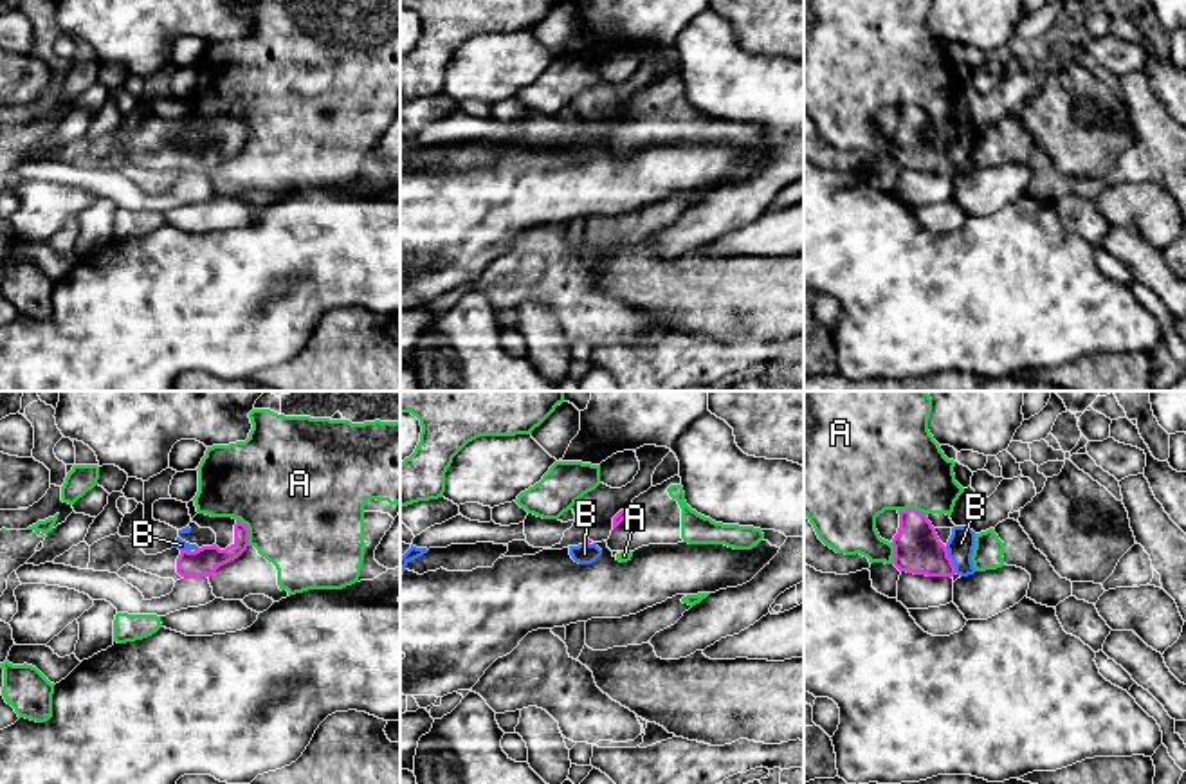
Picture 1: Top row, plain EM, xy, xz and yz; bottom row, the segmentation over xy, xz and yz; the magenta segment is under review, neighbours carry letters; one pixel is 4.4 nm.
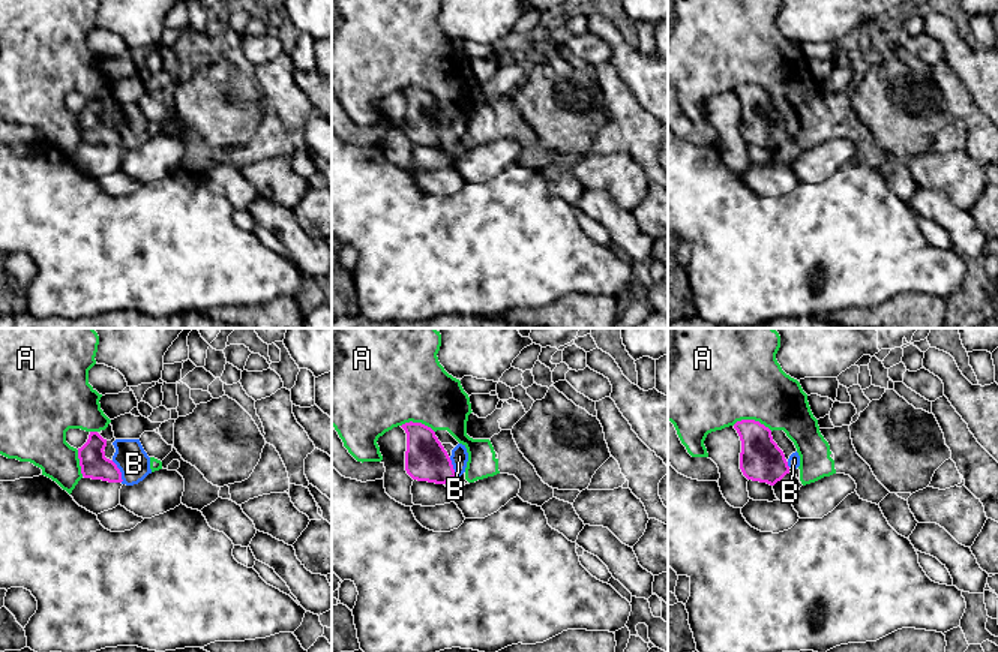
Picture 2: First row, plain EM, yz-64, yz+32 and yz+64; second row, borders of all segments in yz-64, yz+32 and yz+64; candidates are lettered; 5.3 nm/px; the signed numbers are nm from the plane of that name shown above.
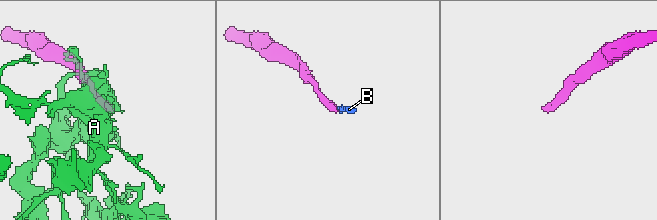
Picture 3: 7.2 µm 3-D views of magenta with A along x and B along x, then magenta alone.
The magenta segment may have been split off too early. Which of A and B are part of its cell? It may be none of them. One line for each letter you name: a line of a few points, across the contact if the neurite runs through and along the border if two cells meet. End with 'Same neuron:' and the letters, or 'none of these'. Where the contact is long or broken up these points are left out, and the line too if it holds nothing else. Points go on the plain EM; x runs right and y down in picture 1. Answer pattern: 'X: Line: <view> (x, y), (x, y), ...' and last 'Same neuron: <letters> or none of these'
B: Line: yz (918, 146), (934, 155), (950, 155), (961, 139)
Same neuron: B

